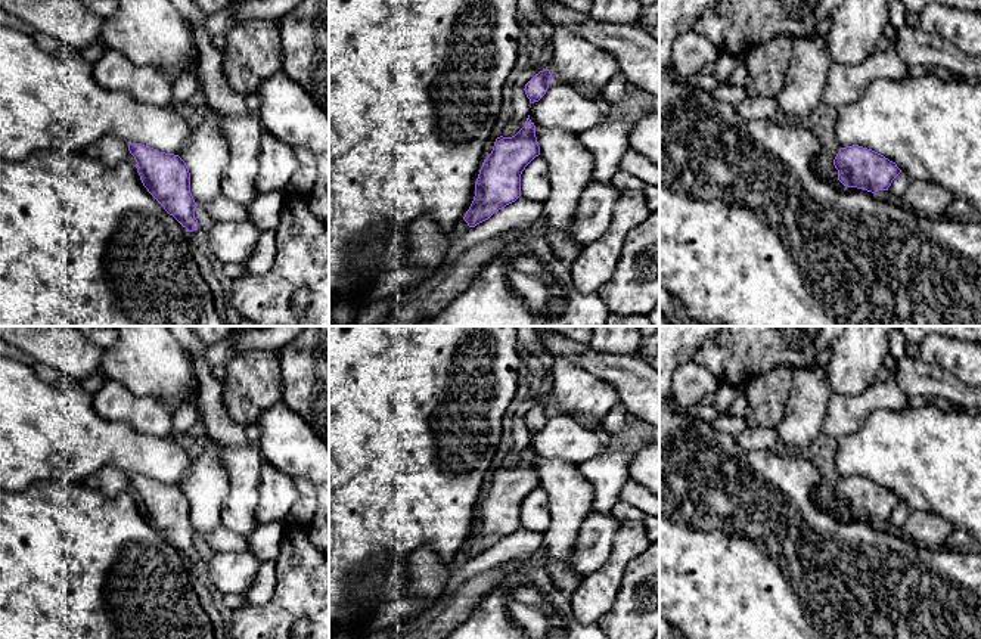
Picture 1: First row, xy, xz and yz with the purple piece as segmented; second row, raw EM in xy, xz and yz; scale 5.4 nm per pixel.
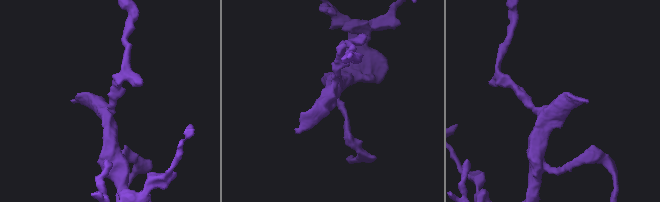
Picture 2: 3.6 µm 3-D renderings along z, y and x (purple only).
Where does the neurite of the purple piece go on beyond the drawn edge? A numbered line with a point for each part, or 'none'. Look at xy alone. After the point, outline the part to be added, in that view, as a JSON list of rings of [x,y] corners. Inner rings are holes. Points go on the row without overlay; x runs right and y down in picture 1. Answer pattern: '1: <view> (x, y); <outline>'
none

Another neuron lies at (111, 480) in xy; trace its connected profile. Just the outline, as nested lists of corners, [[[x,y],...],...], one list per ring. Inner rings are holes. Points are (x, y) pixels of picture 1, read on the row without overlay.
[[[115,465],[102,466],[94,474],[93,483],[97,484],[108,497],[115,497],[127,491],[130,484],[128,474]]]

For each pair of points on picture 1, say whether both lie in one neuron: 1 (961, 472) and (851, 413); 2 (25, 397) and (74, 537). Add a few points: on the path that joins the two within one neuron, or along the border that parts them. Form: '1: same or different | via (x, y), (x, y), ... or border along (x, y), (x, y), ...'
1: different | border along (897, 410), (875, 409), (854, 431), (838, 440)
2: different | border along (89, 480), (77, 483), (37, 480), (21, 492)

